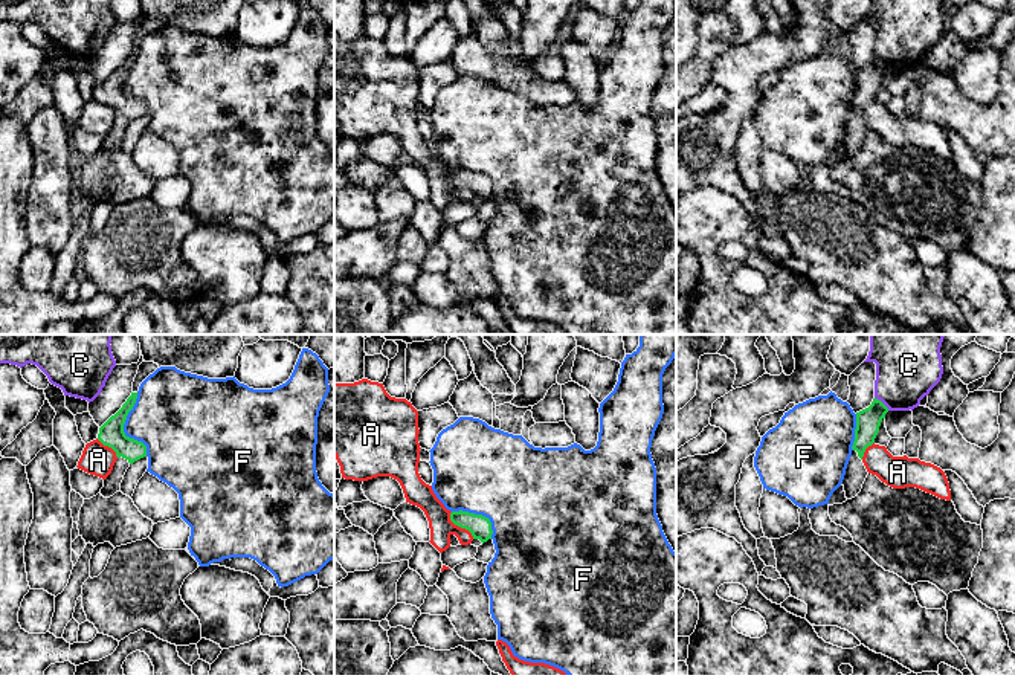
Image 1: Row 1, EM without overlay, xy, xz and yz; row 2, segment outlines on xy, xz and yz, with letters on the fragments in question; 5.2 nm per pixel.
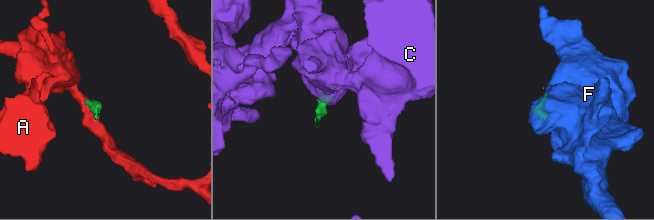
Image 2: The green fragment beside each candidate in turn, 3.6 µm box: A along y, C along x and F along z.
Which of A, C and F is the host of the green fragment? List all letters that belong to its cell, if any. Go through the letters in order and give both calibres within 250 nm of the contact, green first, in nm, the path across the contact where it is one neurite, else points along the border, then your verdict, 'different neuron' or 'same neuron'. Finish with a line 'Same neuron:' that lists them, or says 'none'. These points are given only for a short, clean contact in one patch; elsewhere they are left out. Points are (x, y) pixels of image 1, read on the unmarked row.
A: 120 nm thick on the green side, 120 nm on the other; border along xz (451, 170), (451, 177), (464, 185), (473, 196); different neuron
C: 130 nm thick on the green side, 320 nm on the other; border along yz (875, 55), (889, 67); different neuron
F: 130 nm thick on the green side, 380 nm on the other; different neuron
Same neuron: none

